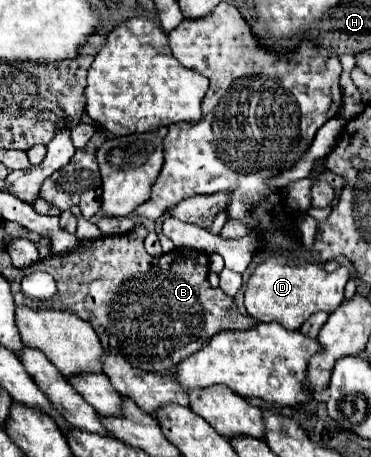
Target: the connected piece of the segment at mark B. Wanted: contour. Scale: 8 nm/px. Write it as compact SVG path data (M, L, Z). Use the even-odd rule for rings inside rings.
M136 223L136 229L128 235L110 235L96 241L80 243L80 249L64 257L46 257L26 271L46 271L54 277L64 297L62 309L76 313L80 319L88 321L100 337L104 351L122 355L130 365L144 371L170 371L190 353L196 353L208 345L210 337L220 331L250 329L256 325L252 317L240 315L232 297L224 295L222 289L212 289L208 283L208 255L196 249L174 249L160 257L150 257L144 251L146 229Z

